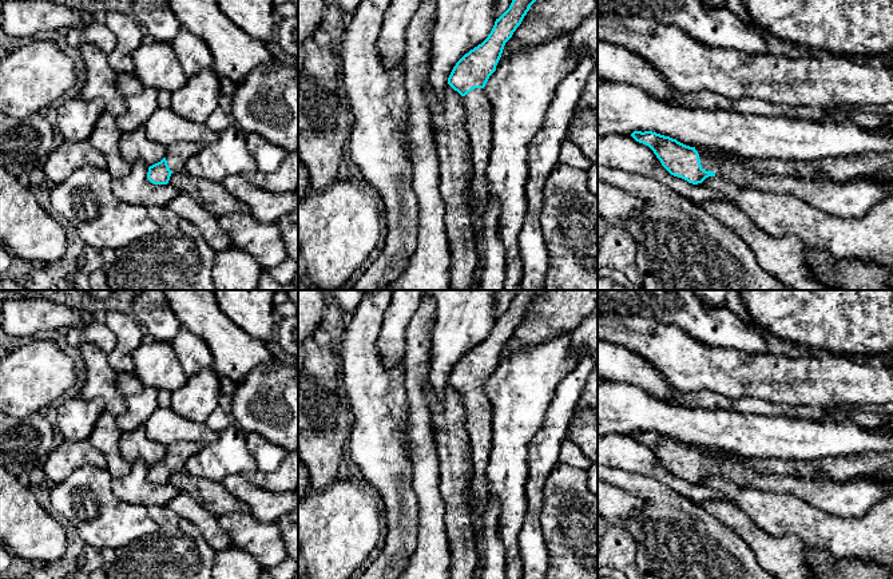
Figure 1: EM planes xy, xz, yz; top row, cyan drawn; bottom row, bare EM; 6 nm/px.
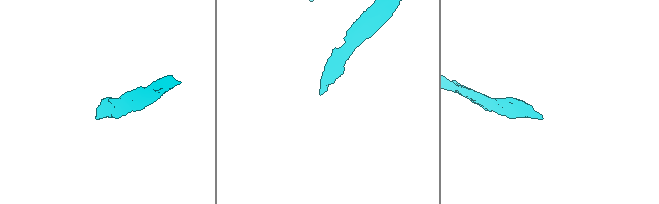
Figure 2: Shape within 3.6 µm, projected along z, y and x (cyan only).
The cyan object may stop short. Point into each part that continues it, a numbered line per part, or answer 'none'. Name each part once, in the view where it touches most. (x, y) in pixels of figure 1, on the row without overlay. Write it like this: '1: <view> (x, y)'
1: yz (849, 499)

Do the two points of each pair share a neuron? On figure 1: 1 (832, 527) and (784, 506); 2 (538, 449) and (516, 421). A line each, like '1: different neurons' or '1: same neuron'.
1: same neuron
2: different neurons

